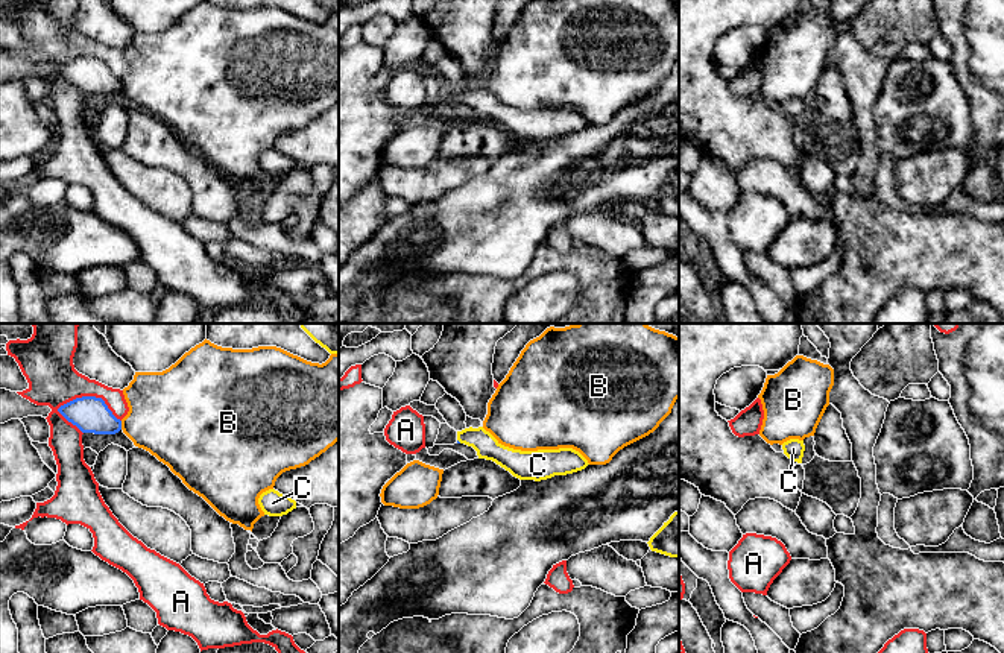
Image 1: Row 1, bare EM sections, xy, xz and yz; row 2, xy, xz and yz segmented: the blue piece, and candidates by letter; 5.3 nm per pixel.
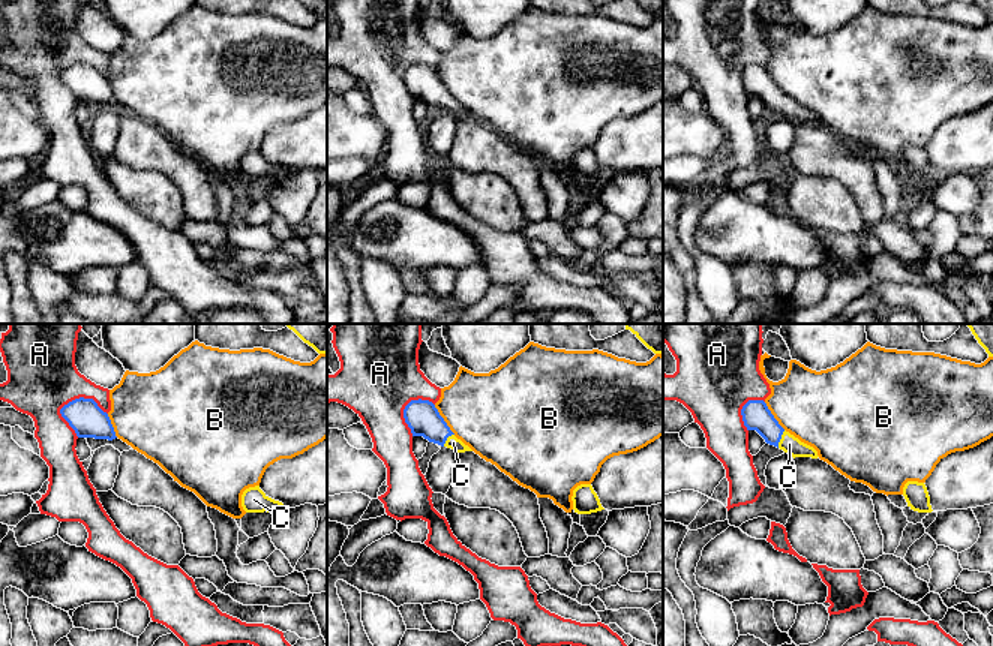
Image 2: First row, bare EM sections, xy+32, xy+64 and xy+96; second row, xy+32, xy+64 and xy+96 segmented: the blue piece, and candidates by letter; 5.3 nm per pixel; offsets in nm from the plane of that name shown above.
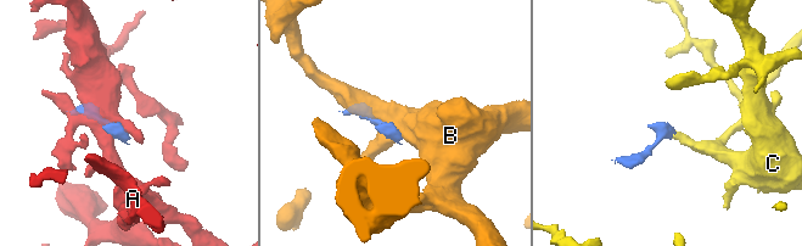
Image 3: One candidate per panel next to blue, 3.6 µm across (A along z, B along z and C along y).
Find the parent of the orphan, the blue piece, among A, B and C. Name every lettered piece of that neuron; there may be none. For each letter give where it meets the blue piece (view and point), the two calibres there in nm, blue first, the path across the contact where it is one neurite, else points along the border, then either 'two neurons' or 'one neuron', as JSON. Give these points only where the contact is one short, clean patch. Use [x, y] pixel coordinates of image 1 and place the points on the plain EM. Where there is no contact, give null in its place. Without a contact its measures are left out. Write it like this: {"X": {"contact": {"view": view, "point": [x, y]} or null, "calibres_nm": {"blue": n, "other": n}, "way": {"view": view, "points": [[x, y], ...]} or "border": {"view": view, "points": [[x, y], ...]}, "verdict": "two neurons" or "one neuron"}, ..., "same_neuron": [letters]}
{"A": {"contact": {"view": "xy", "point": [90, 56]}, "calibres_nm": {"blue": 190, "other": 260}, "border": {"view": "xy", "points": [[56, 69], [76, 58], [99, 56], [120, 81]]}, "verdict": "two neurons"}, "B": {"contact": {"view": "xy", "point": [120, 85]}, "calibres_nm": {"blue": 190, "other": 400}, "verdict": "two neurons"}, "C": {"contact": null, "verdict": "one neuron"}, "same_neuron": ["C"]}

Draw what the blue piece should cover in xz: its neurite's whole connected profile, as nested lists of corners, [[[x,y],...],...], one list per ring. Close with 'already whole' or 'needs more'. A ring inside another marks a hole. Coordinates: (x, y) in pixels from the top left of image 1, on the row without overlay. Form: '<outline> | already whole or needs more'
[[[483,87],[457,91],[457,103],[477,111],[478,118],[492,120],[519,140],[547,140],[585,129],[588,120],[573,108],[521,111],[501,105]]] | needs more

